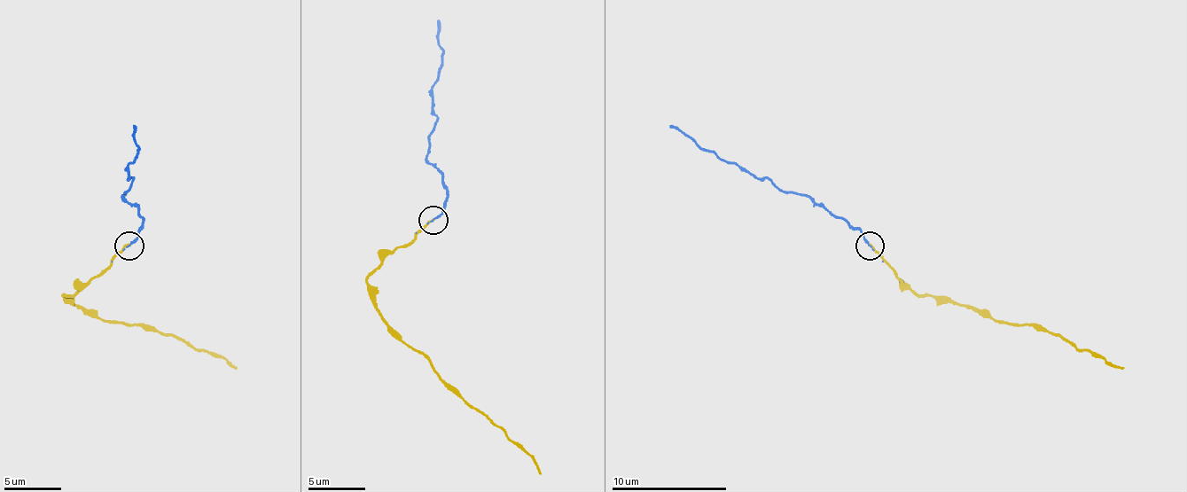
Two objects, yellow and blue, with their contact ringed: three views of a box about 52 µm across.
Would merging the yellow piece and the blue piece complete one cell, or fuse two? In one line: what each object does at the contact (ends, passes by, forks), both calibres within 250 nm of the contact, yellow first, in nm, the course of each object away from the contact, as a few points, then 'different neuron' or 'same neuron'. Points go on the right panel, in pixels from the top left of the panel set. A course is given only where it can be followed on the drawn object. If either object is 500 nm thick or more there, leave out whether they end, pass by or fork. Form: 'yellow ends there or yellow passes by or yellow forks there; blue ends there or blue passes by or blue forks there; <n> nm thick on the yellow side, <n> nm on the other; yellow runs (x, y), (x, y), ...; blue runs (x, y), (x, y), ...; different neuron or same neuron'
yellow ends there; blue ends there; 180 nm thick on the yellow side, 170 nm on the other; yellow runs (870, 246), (919, 295), (950, 298), (996, 321), (1040, 324), (1080, 349), (1103, 355), (1123, 370); blue runs (870, 246), (862, 231), (809, 198), (781, 191), (767, 177), (753, 177), (737, 166), (704, 152), (669, 126); same neuron

